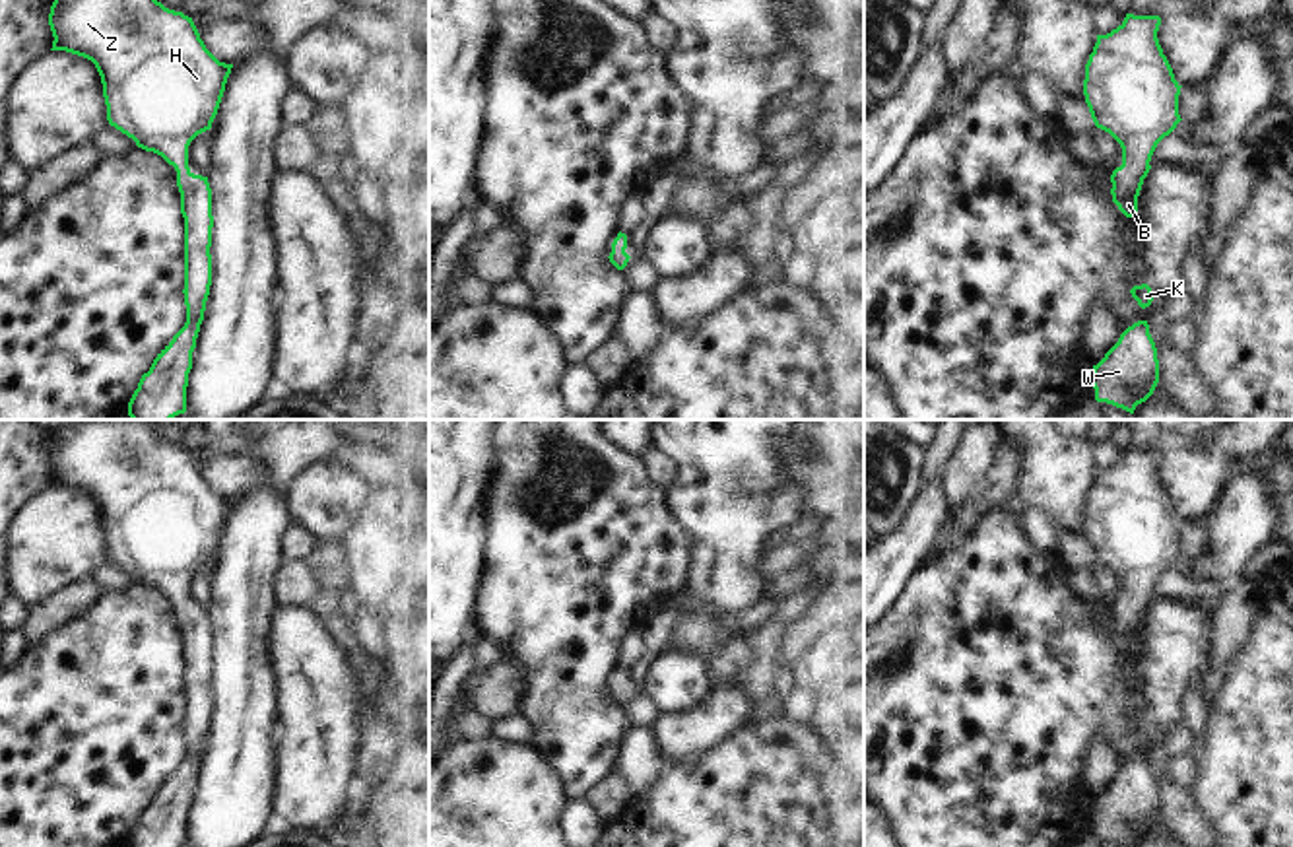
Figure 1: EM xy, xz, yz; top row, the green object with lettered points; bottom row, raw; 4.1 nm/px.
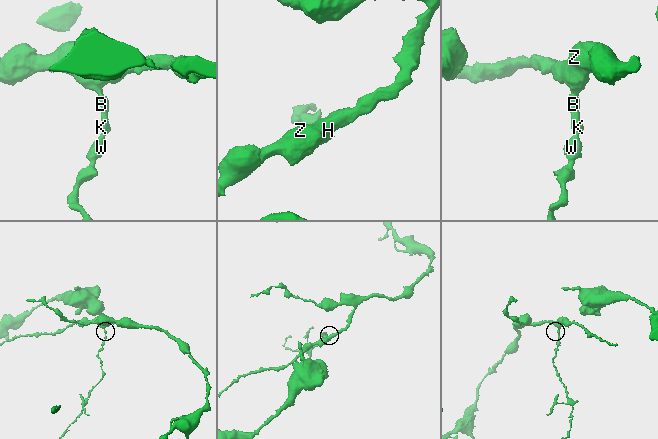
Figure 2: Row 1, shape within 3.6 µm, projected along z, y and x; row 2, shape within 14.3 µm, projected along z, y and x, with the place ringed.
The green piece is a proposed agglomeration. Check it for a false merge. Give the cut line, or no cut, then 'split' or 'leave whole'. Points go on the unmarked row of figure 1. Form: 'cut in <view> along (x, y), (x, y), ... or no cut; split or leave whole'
no cut; leave whole

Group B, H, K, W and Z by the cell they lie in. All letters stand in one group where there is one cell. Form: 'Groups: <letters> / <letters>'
Groups: B H K W Z

